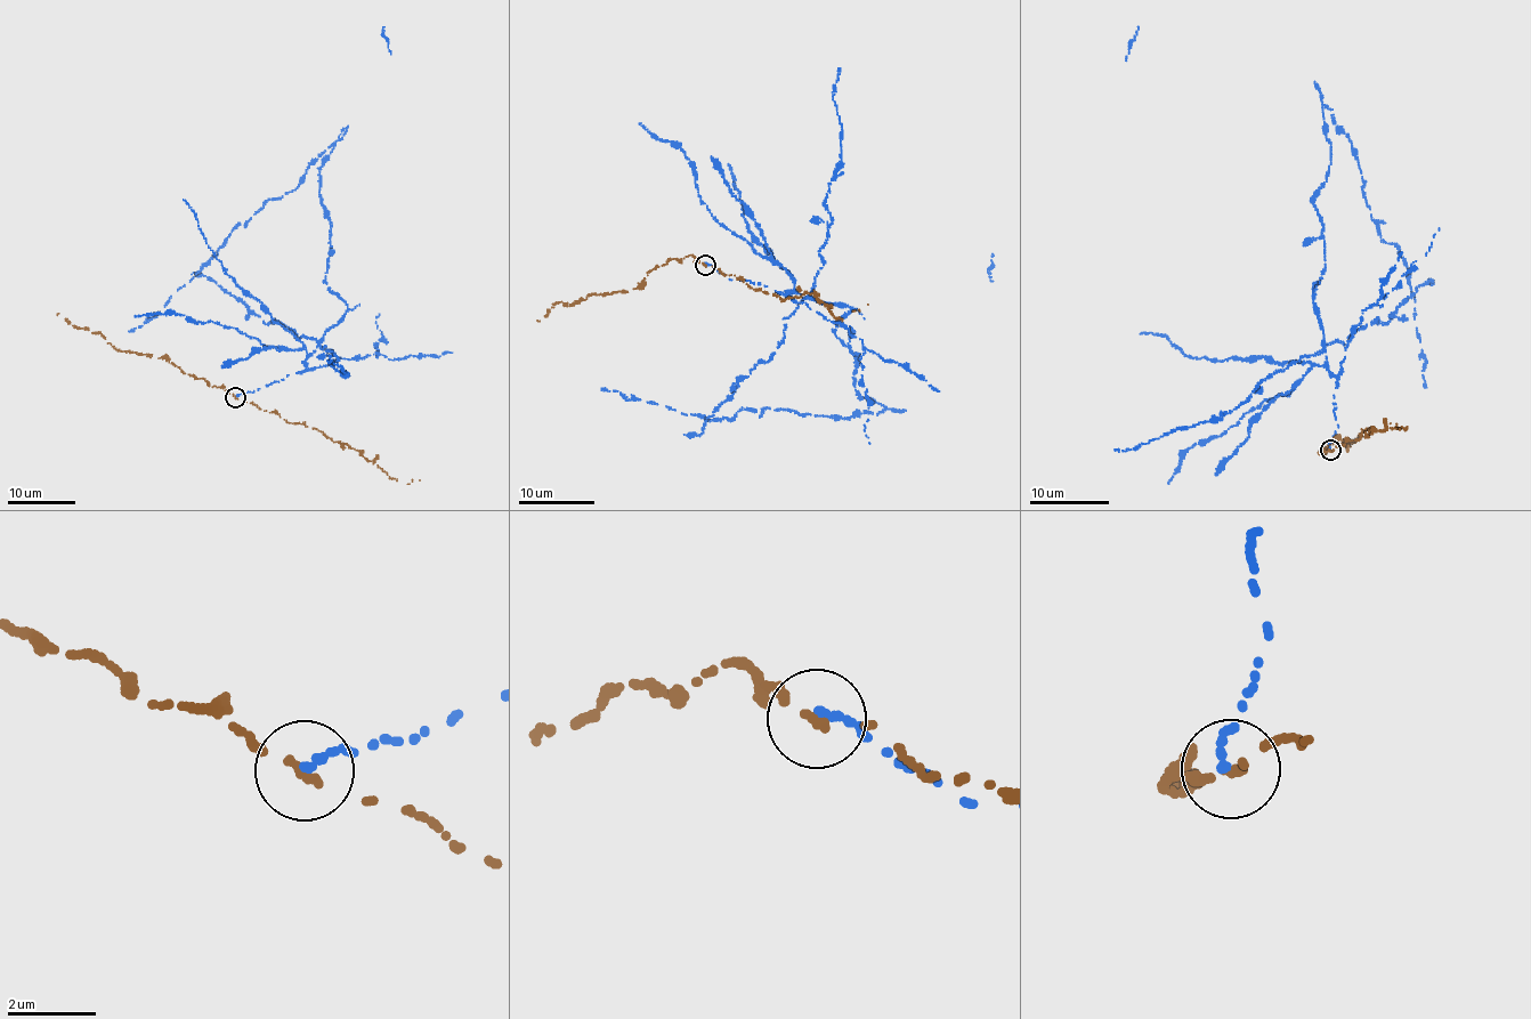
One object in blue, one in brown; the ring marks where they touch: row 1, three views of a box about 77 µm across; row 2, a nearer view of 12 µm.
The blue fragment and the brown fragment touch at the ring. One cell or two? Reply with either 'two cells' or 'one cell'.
two cells

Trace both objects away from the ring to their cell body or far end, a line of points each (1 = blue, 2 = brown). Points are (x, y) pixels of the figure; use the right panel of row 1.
1: (1330, 450), (1337, 380), (1312, 297), (1325, 107), (1407, 266), (1424, 387)
2: (1330, 450), (1319, 453), (1341, 438), (1347, 451), (1349, 439), (1349, 446), (1360, 436)

